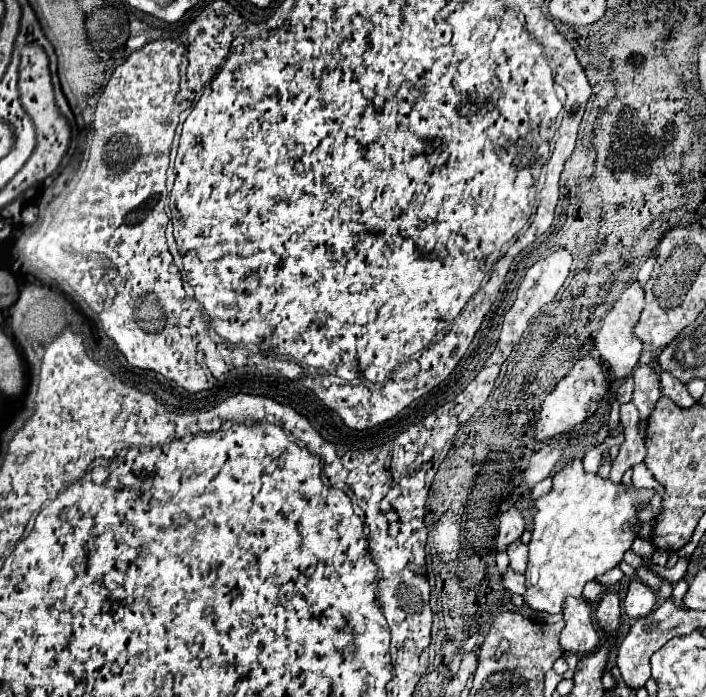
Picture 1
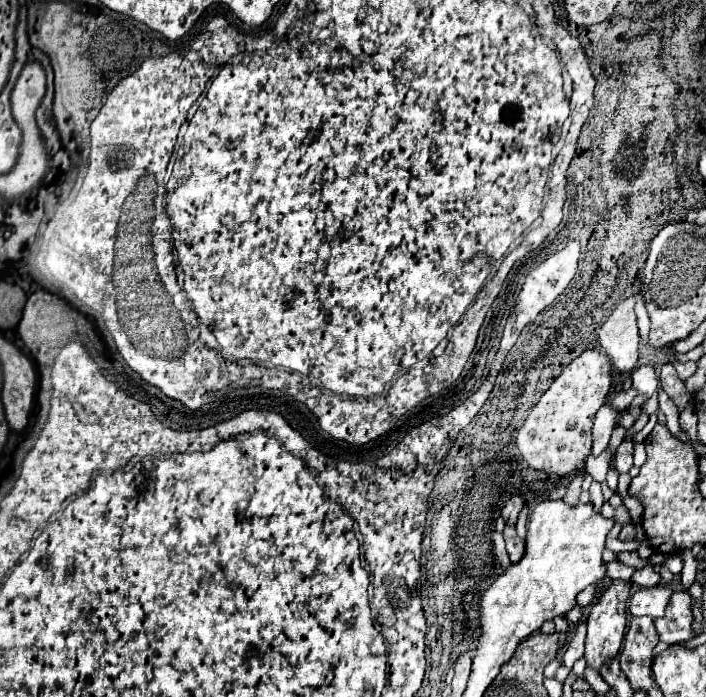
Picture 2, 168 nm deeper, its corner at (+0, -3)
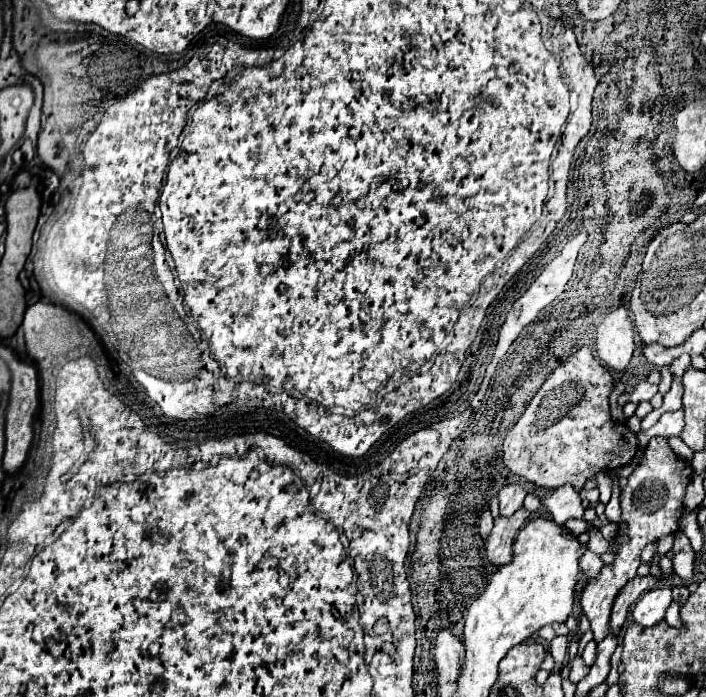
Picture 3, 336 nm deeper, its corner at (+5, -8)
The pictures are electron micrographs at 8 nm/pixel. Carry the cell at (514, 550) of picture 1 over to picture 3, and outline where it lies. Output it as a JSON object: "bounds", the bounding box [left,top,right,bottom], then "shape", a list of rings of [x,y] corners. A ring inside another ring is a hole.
{"bounds":[485,509,529,565],"shape":[[[519,509],[517,513],[513,513],[511,517],[499,517],[495,519],[495,527],[493,533],[489,537],[489,541],[485,543],[487,549],[487,557],[493,565],[507,565],[513,559],[513,541],[517,531],[527,523],[529,519],[529,511],[527,509]]]}

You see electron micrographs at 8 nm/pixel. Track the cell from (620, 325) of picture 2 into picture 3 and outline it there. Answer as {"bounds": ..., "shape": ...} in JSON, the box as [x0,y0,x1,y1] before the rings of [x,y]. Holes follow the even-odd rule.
{"bounds":[595,305,633,371],"shape":[[[629,305],[609,309],[595,333],[595,355],[607,365],[623,371],[633,355],[633,321],[629,317]]]}

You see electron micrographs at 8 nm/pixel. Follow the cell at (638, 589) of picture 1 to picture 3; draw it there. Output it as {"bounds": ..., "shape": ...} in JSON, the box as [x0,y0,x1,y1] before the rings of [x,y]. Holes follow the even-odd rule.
{"bounds":[631,585,673,627],"shape":[[[667,585],[655,587],[655,589],[643,593],[631,611],[633,621],[643,625],[643,627],[653,627],[655,623],[663,621],[665,611],[667,611],[671,601],[673,601],[671,599],[671,587],[667,587]]]}

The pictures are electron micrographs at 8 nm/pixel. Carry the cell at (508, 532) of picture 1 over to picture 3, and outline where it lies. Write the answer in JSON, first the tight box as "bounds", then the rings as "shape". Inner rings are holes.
{"bounds":[499,483,527,517],"shape":[[[517,483],[505,485],[499,493],[499,513],[503,517],[511,517],[517,509],[523,507],[525,495],[527,495],[527,491],[521,485],[517,485]]]}

